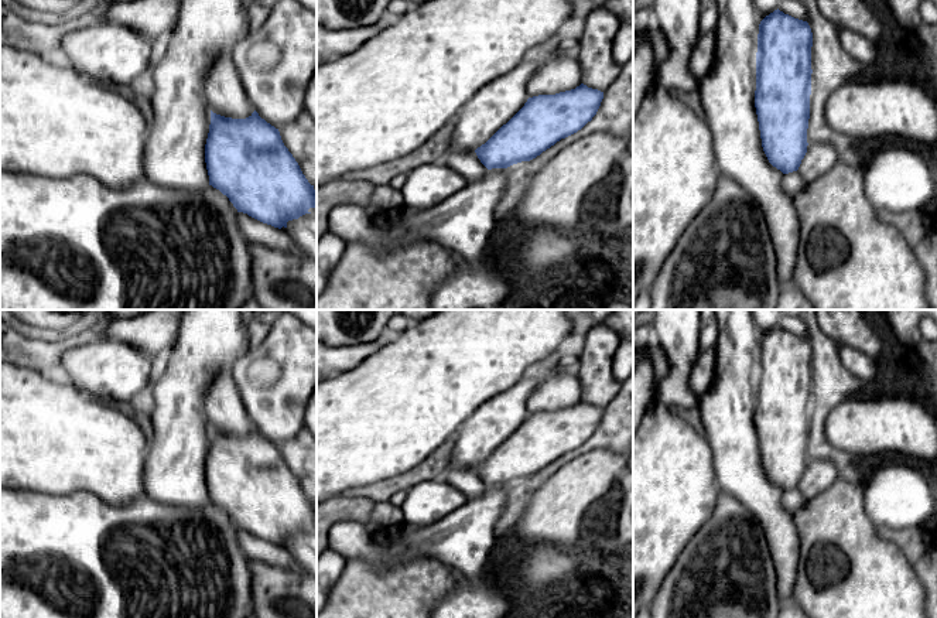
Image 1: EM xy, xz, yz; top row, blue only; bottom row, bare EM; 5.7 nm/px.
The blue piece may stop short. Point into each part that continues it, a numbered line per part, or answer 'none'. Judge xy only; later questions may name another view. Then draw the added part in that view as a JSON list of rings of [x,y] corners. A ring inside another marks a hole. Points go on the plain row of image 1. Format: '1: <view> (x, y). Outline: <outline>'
none

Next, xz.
none

